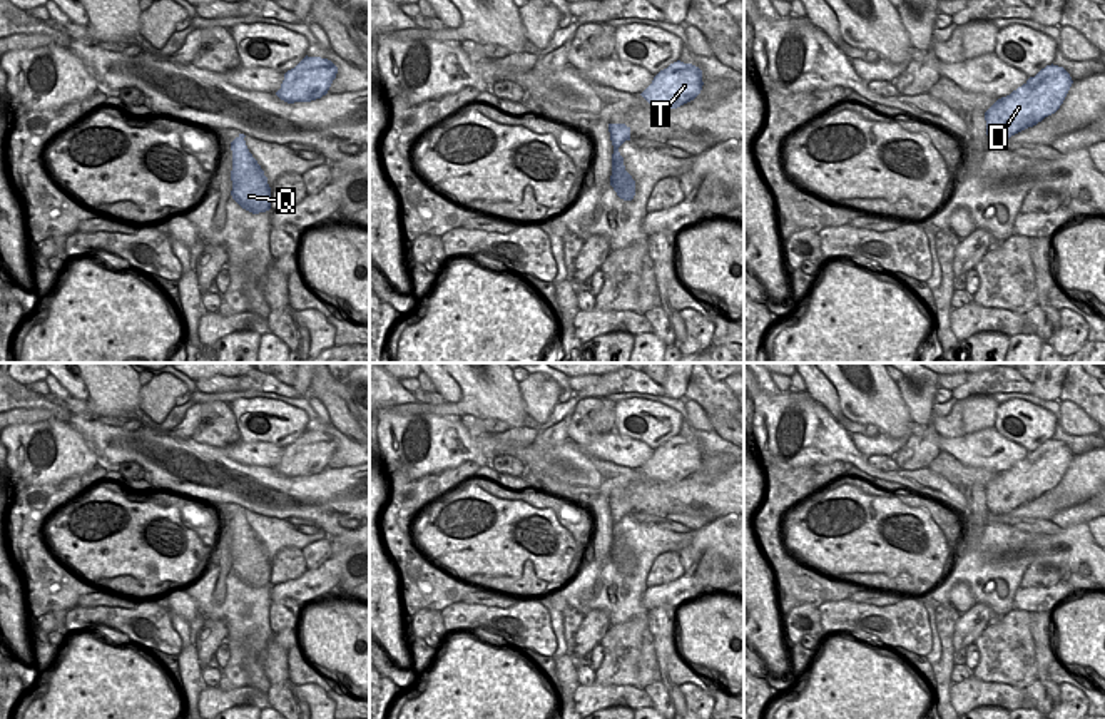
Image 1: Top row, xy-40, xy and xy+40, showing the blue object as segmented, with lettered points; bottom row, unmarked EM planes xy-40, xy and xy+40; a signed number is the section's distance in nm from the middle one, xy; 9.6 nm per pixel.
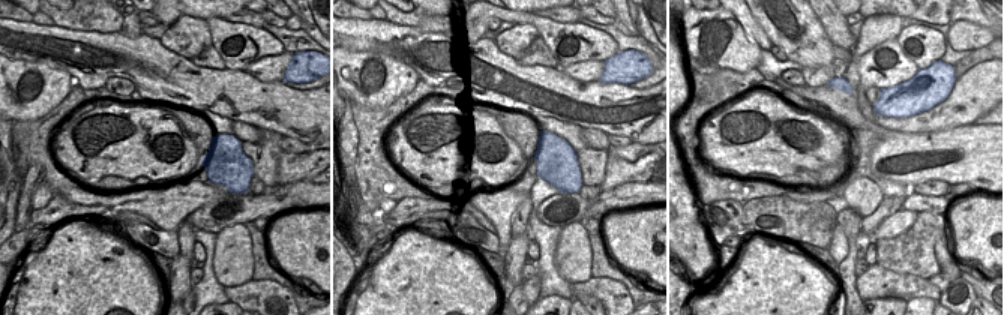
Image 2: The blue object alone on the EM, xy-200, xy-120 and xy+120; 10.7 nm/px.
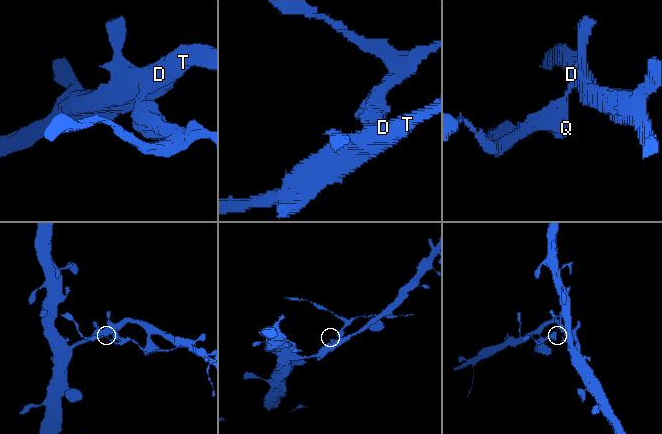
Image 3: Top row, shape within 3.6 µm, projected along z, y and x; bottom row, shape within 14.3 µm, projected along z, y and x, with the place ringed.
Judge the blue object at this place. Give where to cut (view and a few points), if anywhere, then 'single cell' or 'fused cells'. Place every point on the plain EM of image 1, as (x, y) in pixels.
xy (614, 520), (617, 522) | fused cells

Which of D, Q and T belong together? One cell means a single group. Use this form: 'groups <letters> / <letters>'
groups D T / Q

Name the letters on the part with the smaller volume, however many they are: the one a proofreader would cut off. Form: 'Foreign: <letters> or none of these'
Foreign: Q

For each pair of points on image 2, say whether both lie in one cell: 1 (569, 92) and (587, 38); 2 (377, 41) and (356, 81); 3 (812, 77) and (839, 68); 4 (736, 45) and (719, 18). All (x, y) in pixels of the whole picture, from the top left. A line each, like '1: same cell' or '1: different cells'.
1: different cells
2: different cells
3: same cell
4: same cell

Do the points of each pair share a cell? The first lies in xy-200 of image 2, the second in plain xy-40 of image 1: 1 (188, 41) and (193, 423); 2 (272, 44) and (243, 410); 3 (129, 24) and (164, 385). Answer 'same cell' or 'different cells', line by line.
1: same cell
2: same cell
3: same cell

